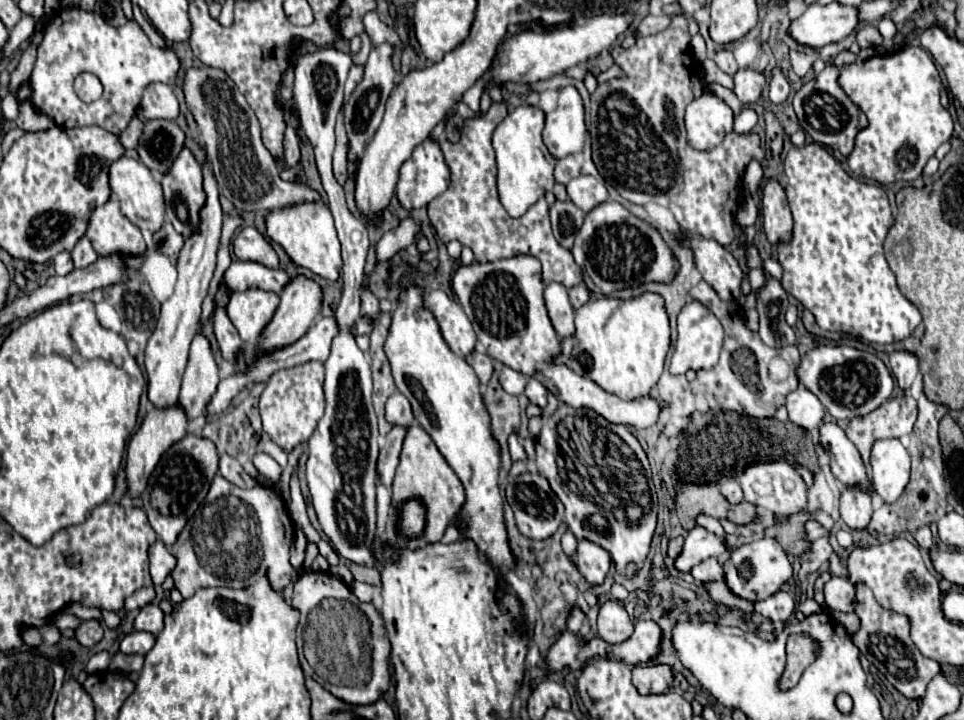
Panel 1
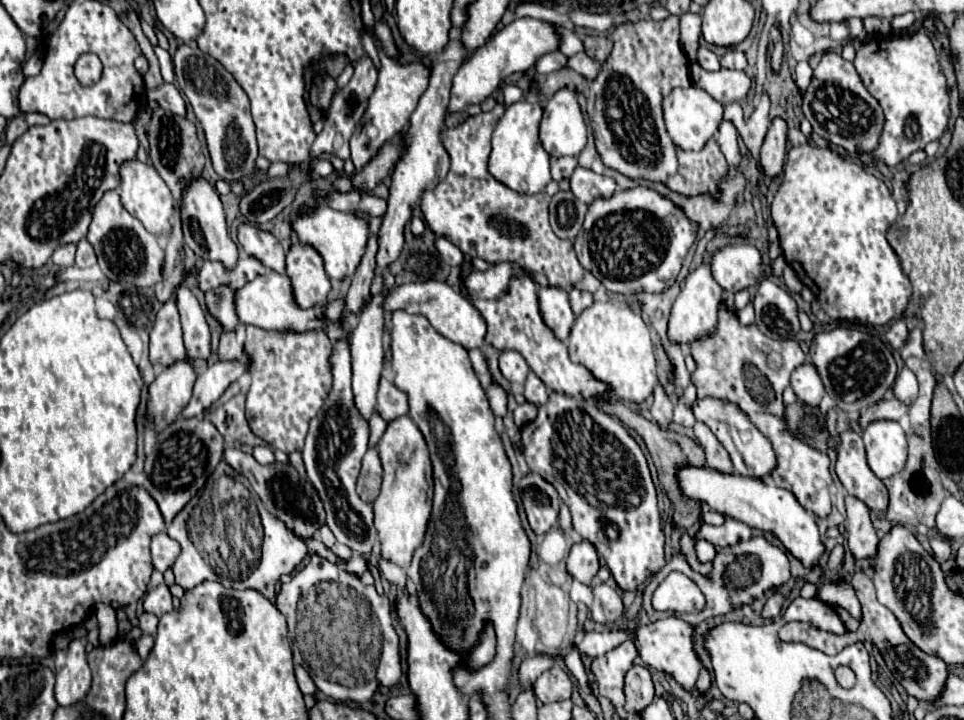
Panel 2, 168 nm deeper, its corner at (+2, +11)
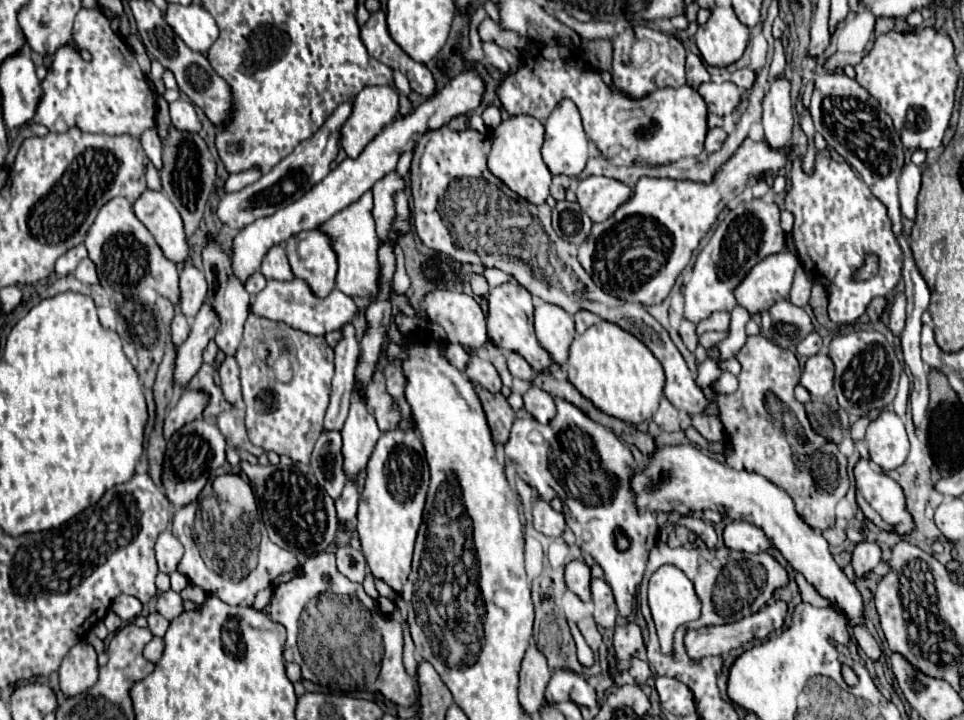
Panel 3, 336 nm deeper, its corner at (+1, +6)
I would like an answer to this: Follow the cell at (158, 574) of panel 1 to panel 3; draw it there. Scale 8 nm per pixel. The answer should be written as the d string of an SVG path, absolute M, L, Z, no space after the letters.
M162 532L156 540L156 560L158 560L158 568L164 574L172 574L178 566L178 562L184 556L184 546L180 544L180 540L176 536L172 536L172 532Z

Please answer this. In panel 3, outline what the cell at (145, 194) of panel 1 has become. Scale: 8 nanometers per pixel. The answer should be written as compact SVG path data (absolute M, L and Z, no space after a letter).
M146 188L132 204L136 218L150 230L162 248L164 256L172 262L184 262L188 244L182 228L182 218L164 192Z

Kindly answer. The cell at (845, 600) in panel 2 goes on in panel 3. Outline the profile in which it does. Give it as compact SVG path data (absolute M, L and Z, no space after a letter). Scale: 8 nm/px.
M854 626L852 630L854 630L854 638L856 638L858 646L866 652L866 656L872 658L872 660L878 660L880 654L882 654L882 652L880 652L880 646L878 646L878 642L872 638L872 634L866 630L866 626Z

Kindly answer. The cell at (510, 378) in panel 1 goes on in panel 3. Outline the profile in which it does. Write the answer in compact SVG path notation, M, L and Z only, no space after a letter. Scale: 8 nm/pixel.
M506 352L506 362L508 362L508 370L514 378L520 378L520 380L526 380L526 382L532 380L534 372L522 356L518 356L516 352Z

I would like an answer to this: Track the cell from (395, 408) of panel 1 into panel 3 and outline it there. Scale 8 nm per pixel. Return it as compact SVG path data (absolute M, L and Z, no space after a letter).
M382 368L376 370L372 382L366 386L366 406L368 406L370 414L376 418L378 428L382 432L398 428L400 410L398 410L398 404L394 402L394 398L386 390Z

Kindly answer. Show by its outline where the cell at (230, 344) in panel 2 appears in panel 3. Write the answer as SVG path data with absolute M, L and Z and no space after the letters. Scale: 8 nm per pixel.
M226 356L226 360L220 366L220 378L222 378L222 392L228 402L238 402L242 398L240 392L240 370L234 356Z

